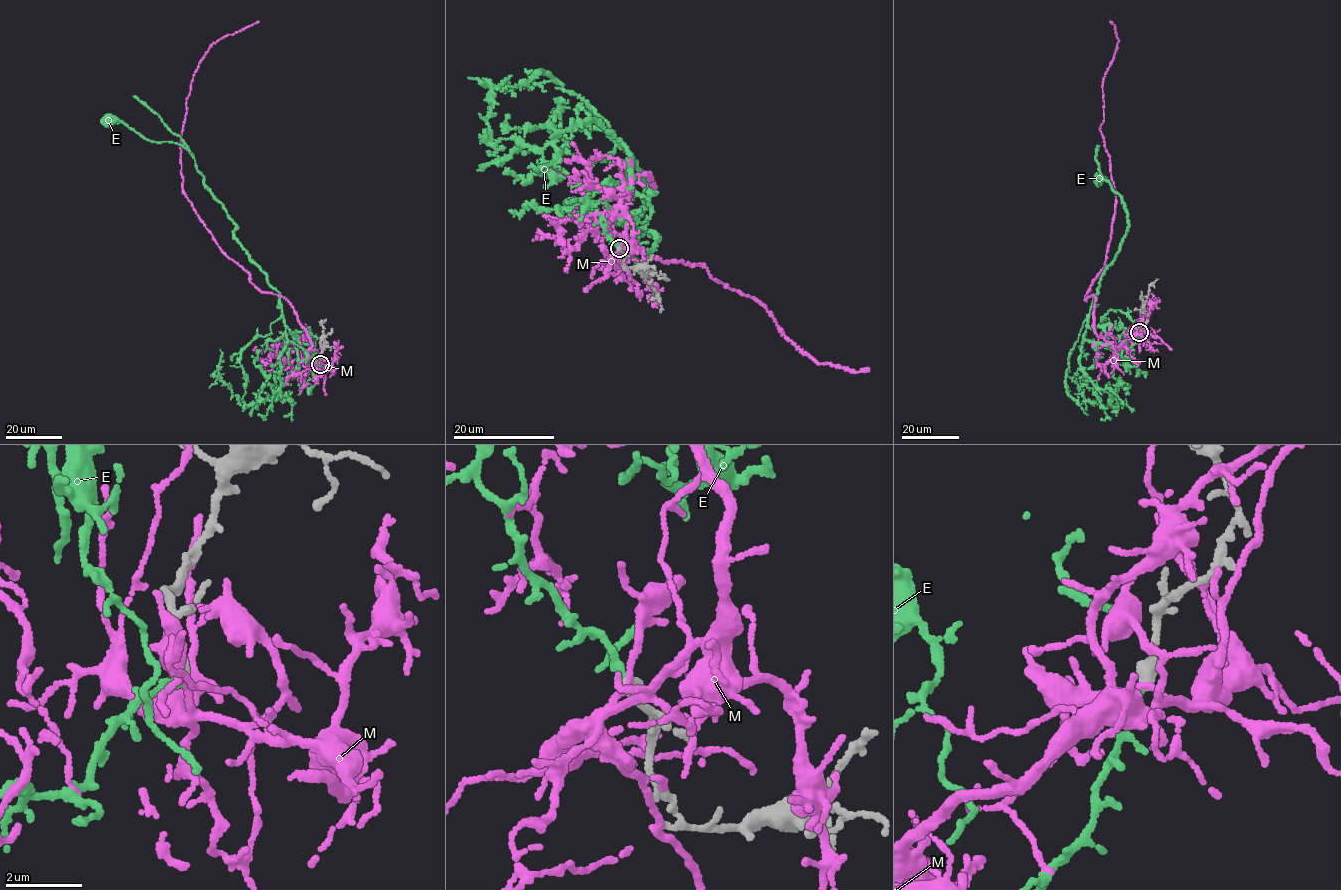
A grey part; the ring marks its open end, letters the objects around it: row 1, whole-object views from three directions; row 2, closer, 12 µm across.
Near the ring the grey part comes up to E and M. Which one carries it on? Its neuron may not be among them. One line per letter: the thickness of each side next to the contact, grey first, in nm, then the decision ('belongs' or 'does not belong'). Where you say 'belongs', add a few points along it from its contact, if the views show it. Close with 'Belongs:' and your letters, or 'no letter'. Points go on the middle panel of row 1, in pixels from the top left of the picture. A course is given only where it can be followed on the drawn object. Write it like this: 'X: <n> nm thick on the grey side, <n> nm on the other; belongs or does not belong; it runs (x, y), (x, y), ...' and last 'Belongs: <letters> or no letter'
E: 360 nm thick on the grey side, 180 nm on the other; belongs; it runs (619, 249), (586, 198), (623, 186), (630, 158), (648, 193), (630, 247), (641, 270), (652, 232), (575, 206)
M: 360 nm thick on the grey side, 140 nm on the other; does not belong
Belongs: E

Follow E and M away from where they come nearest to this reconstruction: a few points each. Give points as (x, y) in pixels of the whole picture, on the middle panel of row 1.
E: (619, 249), (586, 198), (623, 186), (630, 158), (648, 193), (630, 247), (641, 270), (652, 232), (575, 206)
M: (621, 249), (627, 182), (655, 189), (629, 161), (606, 200), (619, 246), (701, 263), (819, 363), (869, 369)

